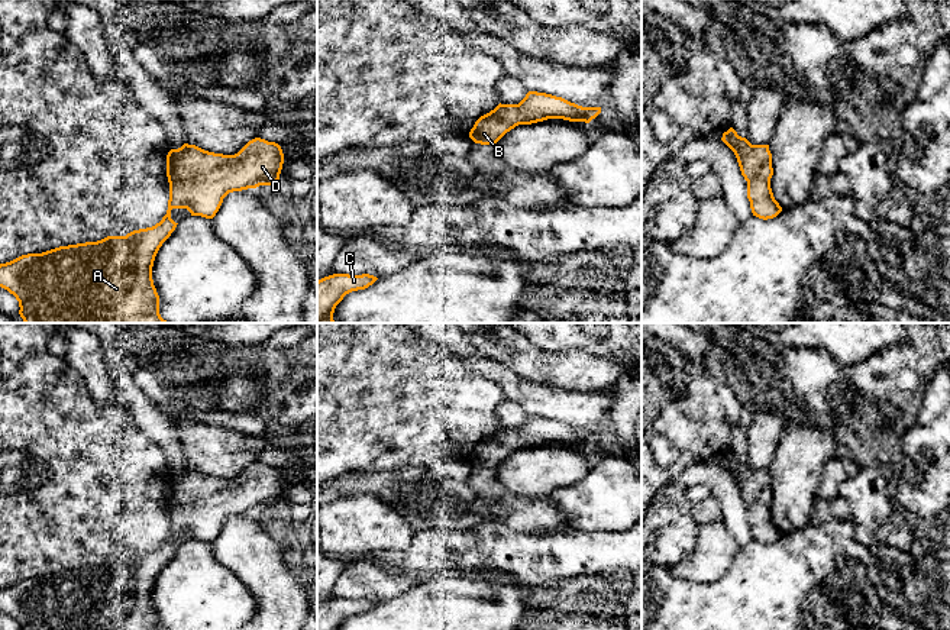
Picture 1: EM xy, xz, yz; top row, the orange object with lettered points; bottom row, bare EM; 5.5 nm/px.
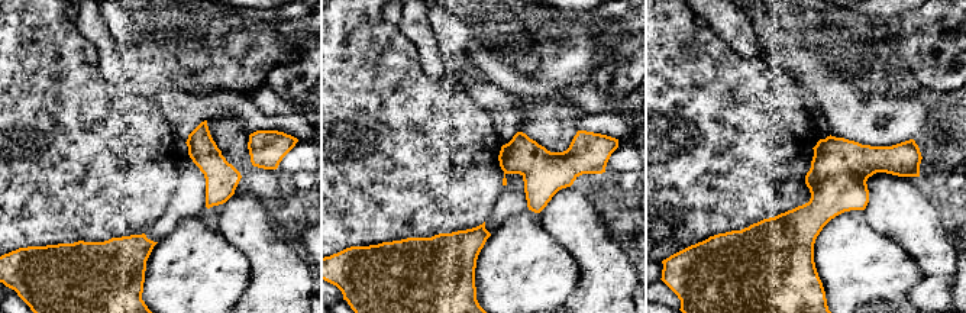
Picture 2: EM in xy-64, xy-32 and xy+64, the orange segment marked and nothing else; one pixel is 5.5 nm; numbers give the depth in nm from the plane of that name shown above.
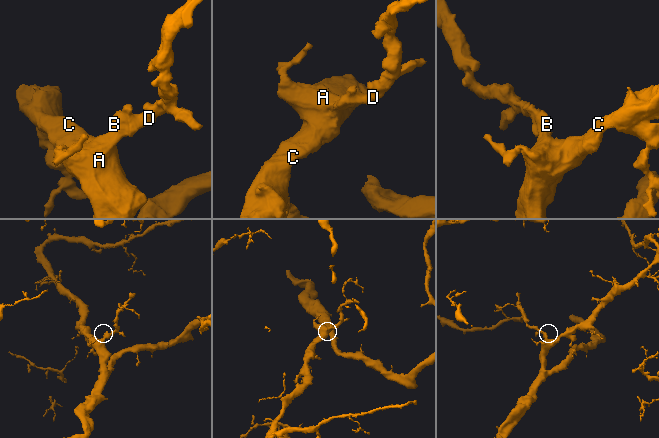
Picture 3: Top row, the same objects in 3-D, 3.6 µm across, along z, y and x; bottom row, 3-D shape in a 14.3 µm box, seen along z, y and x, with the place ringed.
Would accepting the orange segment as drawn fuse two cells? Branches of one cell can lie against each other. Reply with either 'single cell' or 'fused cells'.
single cell

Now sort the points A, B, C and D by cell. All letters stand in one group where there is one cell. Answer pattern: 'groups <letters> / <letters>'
groups A B C D

